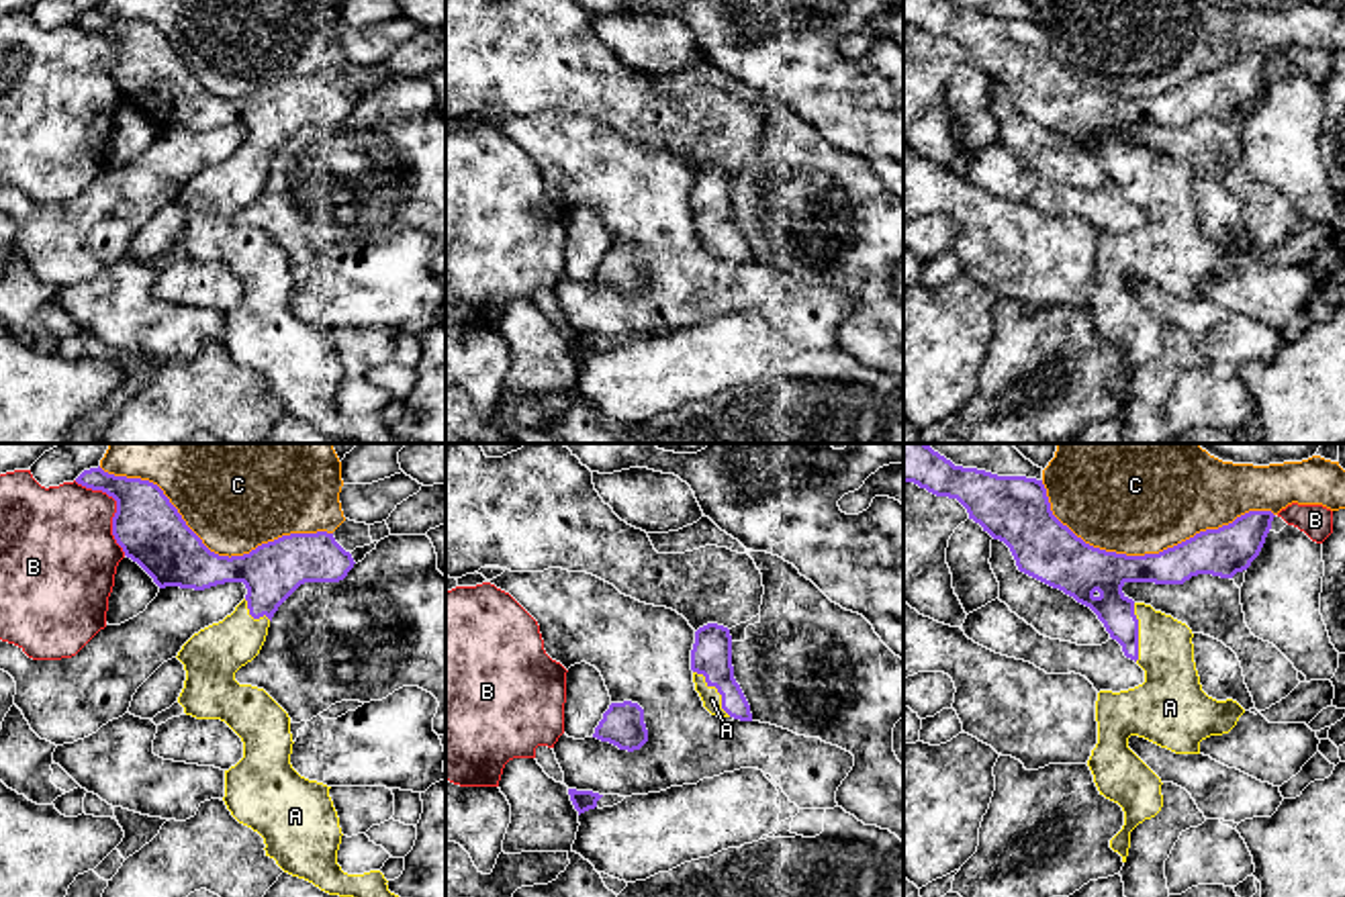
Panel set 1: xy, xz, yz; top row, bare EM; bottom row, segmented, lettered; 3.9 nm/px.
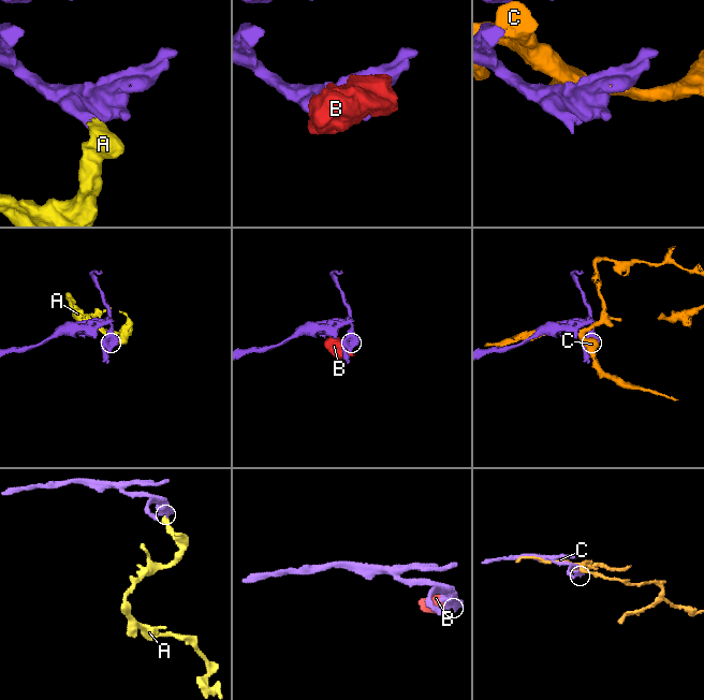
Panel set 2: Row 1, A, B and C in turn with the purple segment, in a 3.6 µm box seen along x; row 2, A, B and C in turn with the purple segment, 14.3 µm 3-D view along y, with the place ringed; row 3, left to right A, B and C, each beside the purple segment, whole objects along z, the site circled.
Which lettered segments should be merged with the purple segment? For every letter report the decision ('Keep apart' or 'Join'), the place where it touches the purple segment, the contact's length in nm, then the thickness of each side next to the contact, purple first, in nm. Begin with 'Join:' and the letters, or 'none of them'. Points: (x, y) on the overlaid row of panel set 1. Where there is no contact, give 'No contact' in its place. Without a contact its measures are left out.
Join: A
A: Join. Touches purple at yz (1137, 632). Shared border 240 nm. Thickness 140 nm (purple) against 220 nm
B: Keep apart. Touches purple at xy (117, 507). Shared border 360 nm. Thickness 260 nm (purple) against 400 nm
C: Keep apart. Touches purple at yz (1147, 554). Shared border 950 nm. Thickness 190 nm (purple) against 500 nm

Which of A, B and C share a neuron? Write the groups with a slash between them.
A / B / C

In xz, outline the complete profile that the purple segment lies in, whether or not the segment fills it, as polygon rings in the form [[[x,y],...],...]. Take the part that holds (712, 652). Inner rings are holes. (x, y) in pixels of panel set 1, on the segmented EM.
[[[707,623],[695,631],[691,670],[695,691],[711,715],[752,721],[750,705],[734,678],[728,627]]]

